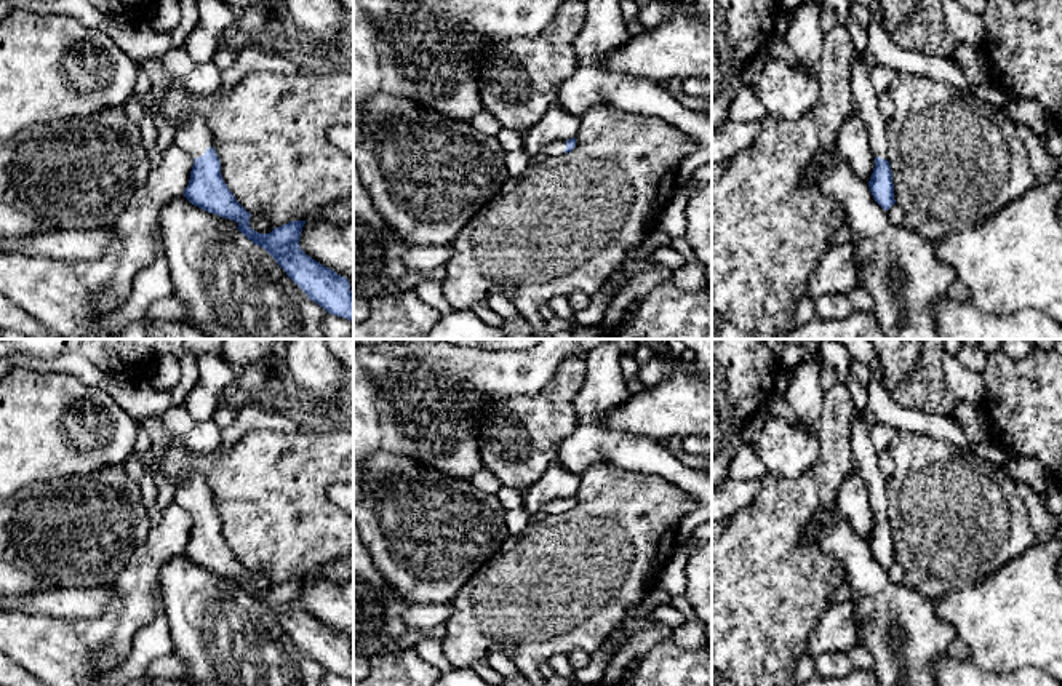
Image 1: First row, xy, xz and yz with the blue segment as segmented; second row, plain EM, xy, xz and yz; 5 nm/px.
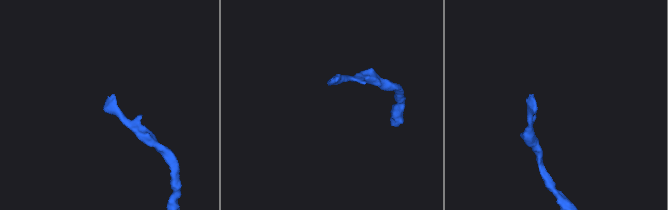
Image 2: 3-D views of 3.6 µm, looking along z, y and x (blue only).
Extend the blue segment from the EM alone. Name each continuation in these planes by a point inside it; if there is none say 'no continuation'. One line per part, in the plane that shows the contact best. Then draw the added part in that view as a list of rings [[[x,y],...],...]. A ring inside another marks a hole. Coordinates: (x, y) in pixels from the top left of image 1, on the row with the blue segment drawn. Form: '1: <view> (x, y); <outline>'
1: xy (192, 135); [[[190,107],[181,117],[173,144],[184,149],[192,158],[205,155],[214,146],[205,118]]]

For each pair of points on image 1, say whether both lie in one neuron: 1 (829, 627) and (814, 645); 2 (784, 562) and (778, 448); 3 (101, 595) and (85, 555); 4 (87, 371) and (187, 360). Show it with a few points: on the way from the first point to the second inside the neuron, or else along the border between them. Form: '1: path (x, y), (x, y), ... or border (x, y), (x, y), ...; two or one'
1: path (827, 632), (819, 640); one
2: border (814, 459), (795, 478), (768, 472); two
3: border (109, 584), (59, 587); two
4: path (117, 384), (138, 397), (171, 397), (178, 390); one

